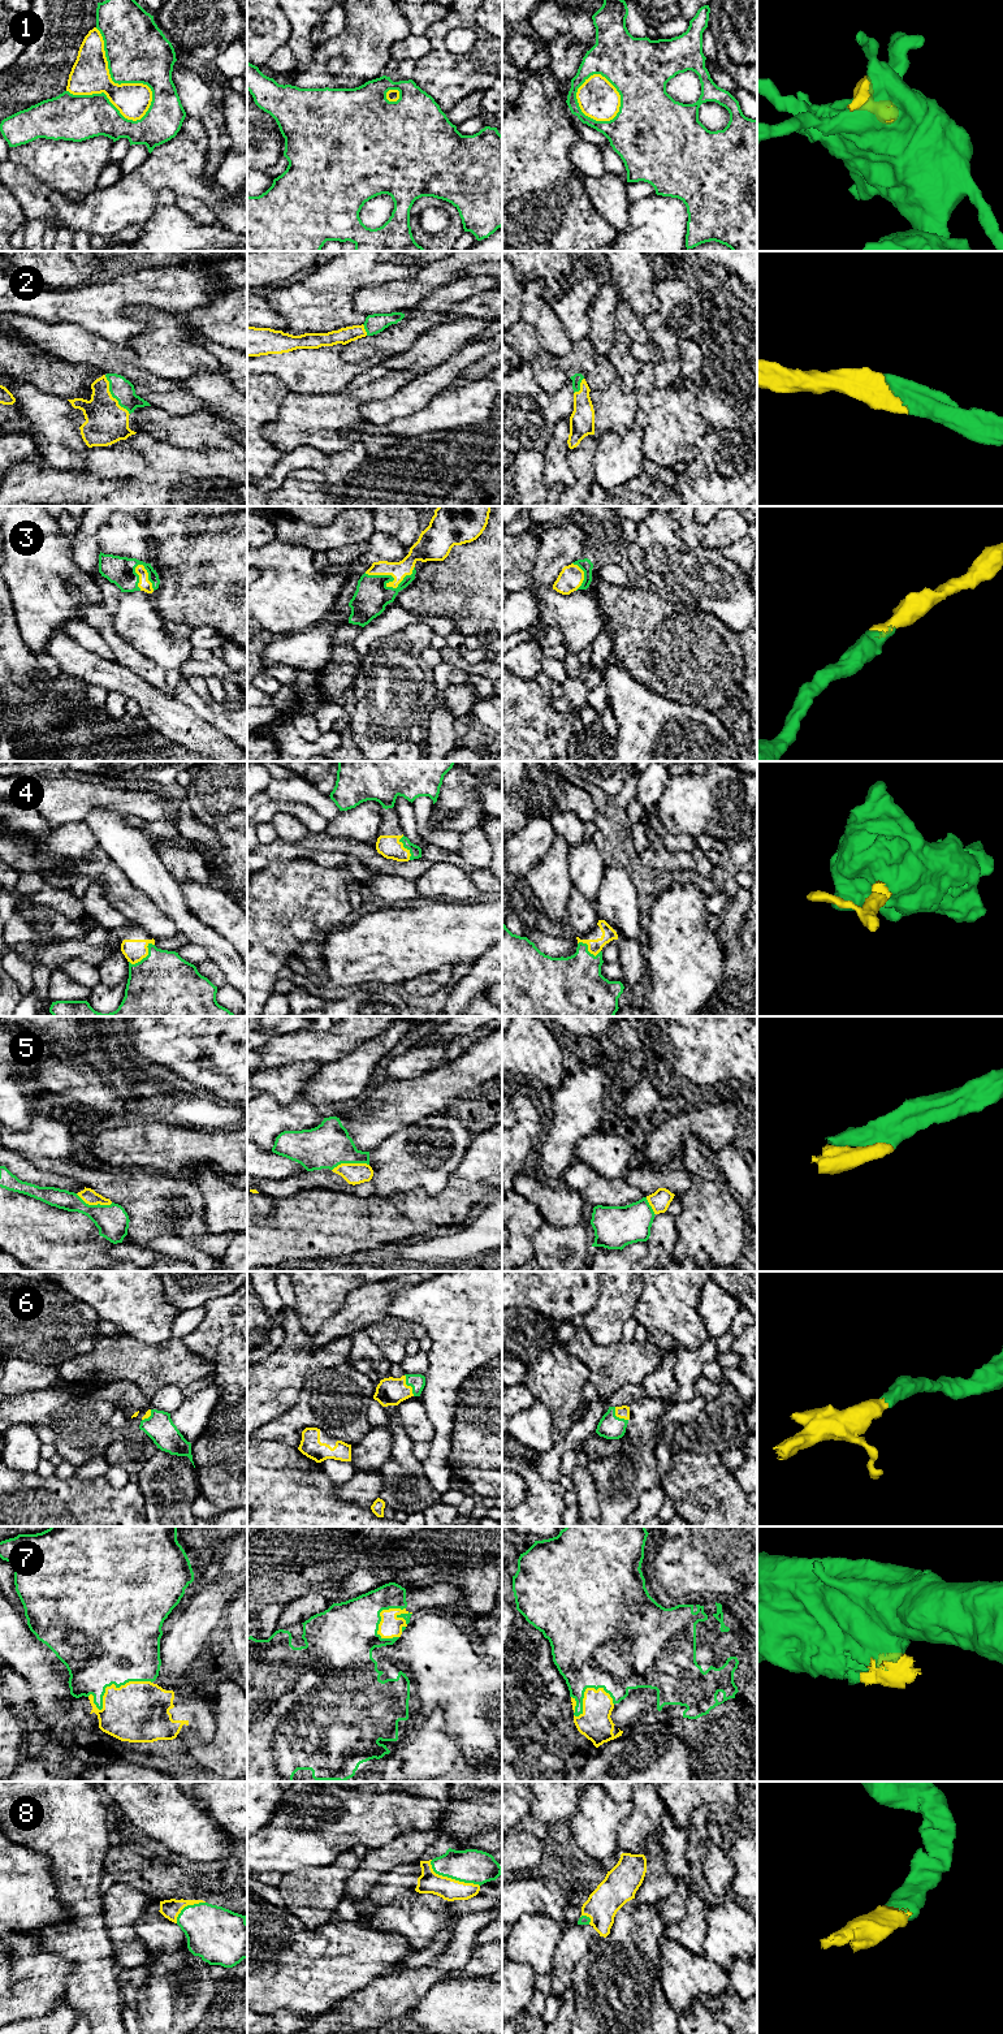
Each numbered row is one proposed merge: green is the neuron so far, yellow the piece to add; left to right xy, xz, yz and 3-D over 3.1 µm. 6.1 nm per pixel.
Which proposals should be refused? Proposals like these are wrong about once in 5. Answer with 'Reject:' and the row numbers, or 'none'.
Reject: 1

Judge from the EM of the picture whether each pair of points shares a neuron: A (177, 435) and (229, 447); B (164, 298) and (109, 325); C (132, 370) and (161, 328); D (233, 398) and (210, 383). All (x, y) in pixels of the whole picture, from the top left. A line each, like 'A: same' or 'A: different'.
A: same
B: same
C: different
D: same

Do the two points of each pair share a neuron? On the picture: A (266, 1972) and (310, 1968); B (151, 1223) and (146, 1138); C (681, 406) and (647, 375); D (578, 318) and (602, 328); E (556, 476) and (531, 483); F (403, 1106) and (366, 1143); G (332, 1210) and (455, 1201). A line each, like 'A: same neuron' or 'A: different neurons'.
A: same neuron
B: different neurons
C: same neuron
D: different neurons
E: different neurons
F: same neuron
G: same neuron

